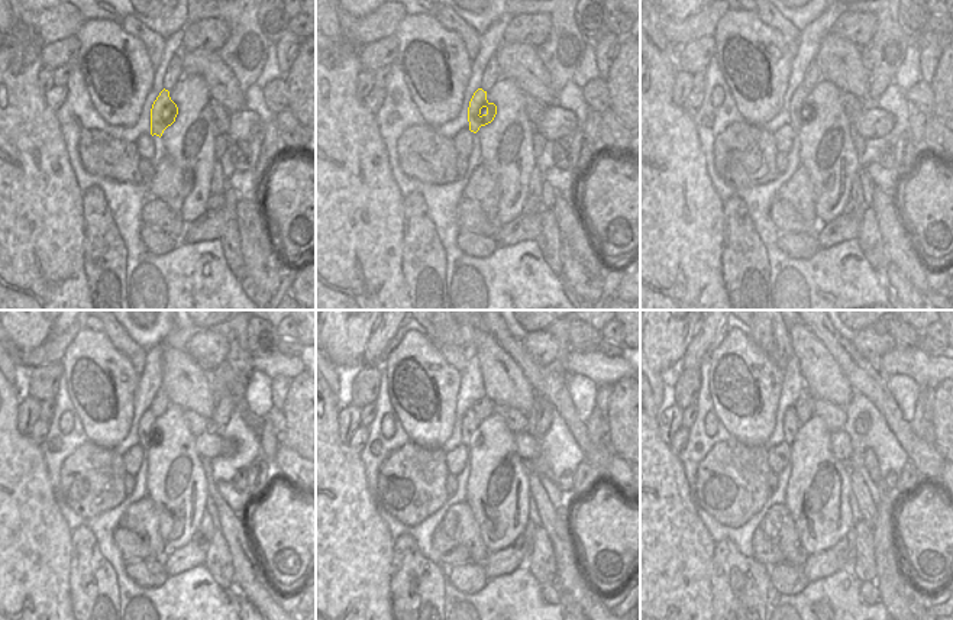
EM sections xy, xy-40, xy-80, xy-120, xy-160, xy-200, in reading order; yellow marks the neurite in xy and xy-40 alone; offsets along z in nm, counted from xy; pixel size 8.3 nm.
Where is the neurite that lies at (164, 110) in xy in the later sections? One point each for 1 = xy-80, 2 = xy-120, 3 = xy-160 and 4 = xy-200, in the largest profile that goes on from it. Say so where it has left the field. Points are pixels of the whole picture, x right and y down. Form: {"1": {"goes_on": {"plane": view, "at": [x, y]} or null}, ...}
{"1": {"goes_on": {"plane": "xy-80", "at": [800, 94]}}, "2": {"goes_on": {"plane": "xy-120", "at": [147, 423]}}, "3": {"goes_on": {"plane": "xy-160", "at": [469, 423]}}, "4": {"goes_on": {"plane": "xy-200", "at": [791, 423]}}}

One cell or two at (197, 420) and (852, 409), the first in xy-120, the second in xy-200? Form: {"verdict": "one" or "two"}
{"verdict": "two"}

